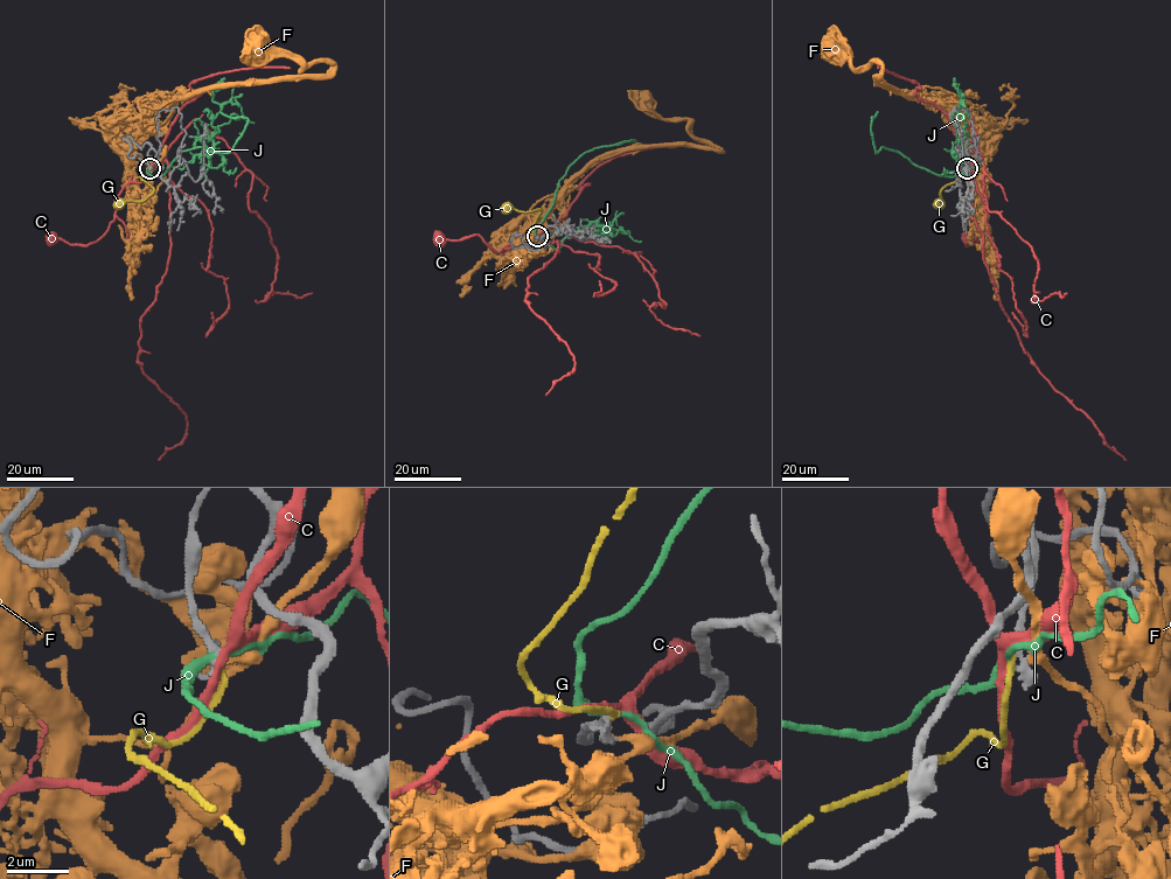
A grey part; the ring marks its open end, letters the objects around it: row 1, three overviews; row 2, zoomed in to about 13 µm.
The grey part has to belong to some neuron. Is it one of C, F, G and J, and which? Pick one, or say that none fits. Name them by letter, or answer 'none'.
G

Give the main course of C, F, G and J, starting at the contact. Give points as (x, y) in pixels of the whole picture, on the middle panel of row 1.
C: (537, 235), (523, 237), (497, 252), (476, 235), (451, 241), (439, 237)
F: (537, 238), (515, 243), (604, 159), (667, 146), (718, 151), (689, 119), (661, 119), (641, 97)
G: (537, 236), (528, 230), (541, 209), (517, 211), (506, 207)
J: (537, 236), (535, 228), (550, 208), (558, 182), (569, 167), (598, 147), (635, 140), (607, 146)

